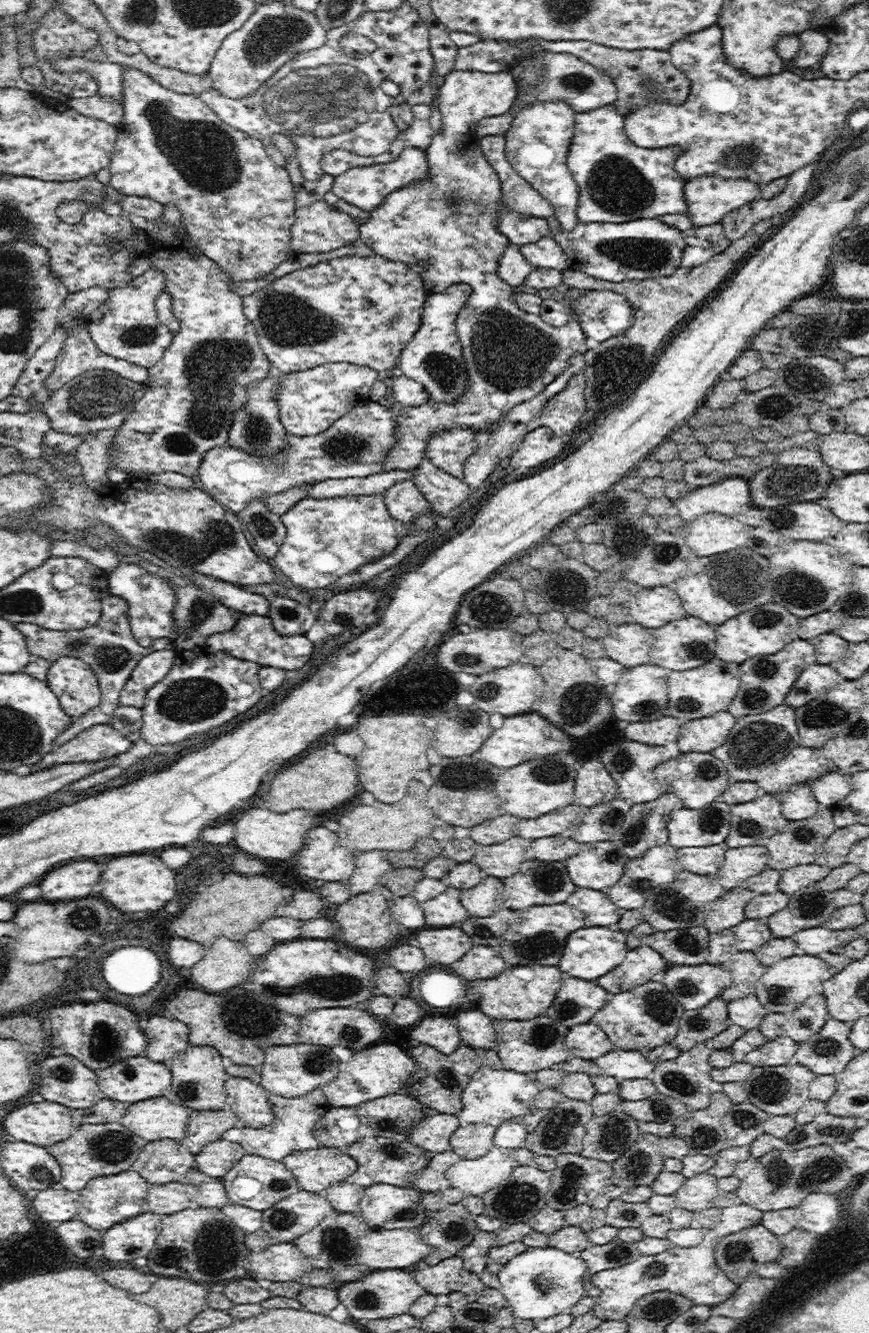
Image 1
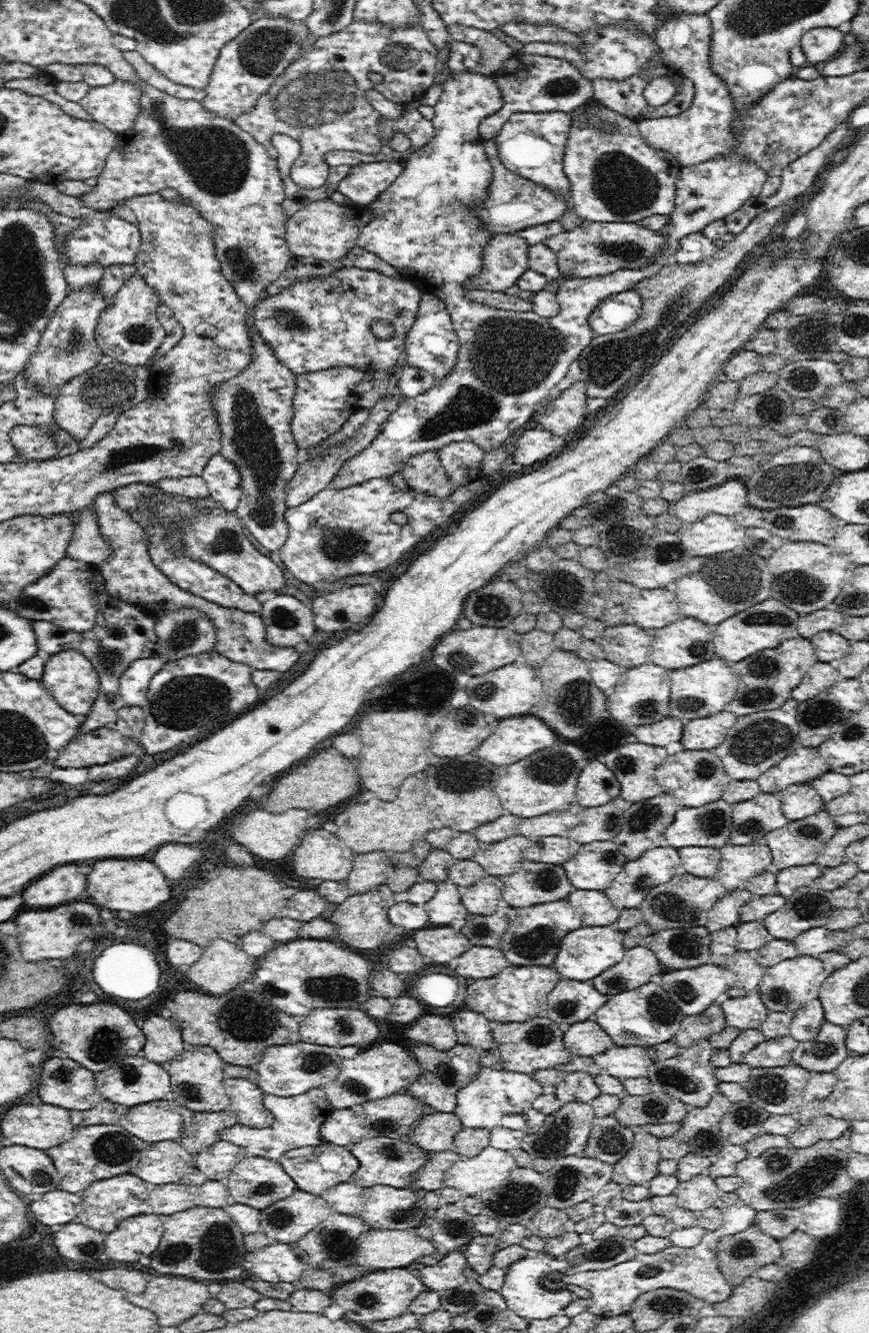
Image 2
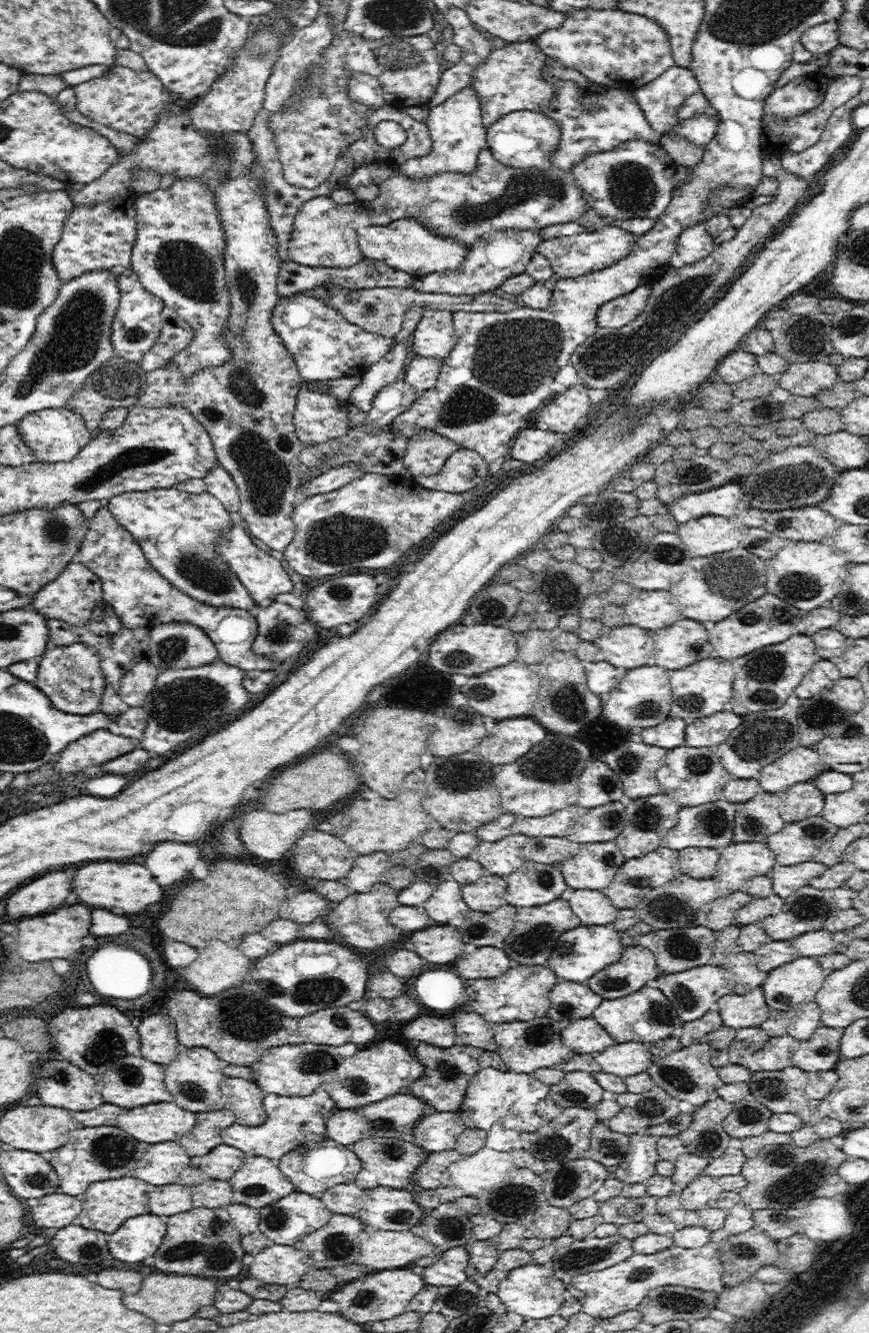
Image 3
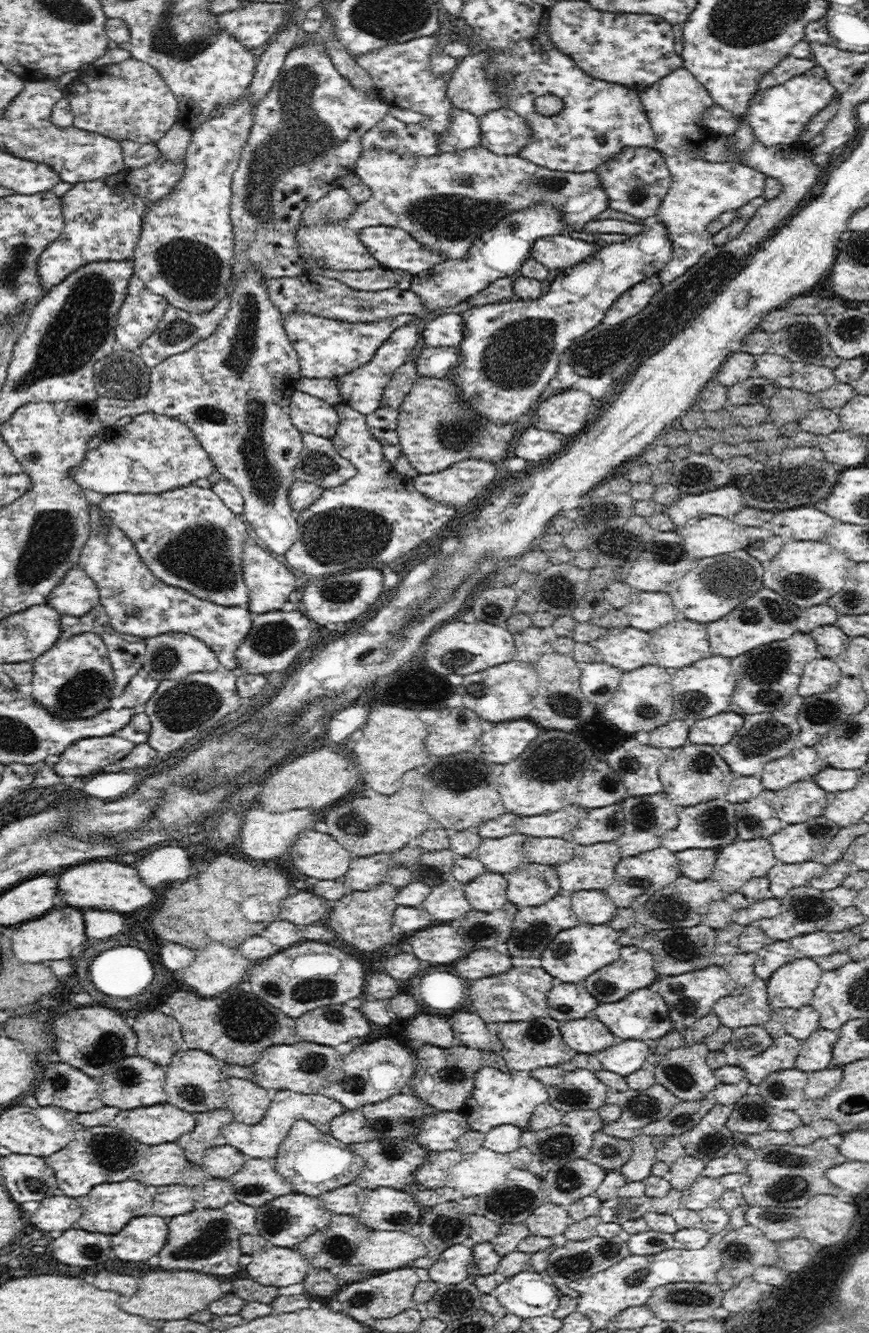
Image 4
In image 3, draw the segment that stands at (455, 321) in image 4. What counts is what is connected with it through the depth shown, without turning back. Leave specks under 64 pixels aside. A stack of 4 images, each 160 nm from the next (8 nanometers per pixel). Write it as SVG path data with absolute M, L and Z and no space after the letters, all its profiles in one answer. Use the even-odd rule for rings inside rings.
M423 308L422 319L413 332L416 355L445 360L458 343L453 313L448 310Z

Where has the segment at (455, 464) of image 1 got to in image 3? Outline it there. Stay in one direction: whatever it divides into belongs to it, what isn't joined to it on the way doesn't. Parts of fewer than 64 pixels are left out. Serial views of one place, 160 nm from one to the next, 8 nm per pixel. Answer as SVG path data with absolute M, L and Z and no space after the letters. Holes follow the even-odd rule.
M462 447L446 459L438 474L414 479L426 489L461 493L478 486L488 475L480 453Z

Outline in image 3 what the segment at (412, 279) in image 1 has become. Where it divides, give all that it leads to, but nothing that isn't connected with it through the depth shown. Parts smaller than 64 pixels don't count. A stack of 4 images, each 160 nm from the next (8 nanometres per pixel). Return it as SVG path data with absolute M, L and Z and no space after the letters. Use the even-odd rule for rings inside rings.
M308 293L281 297L271 314L271 323L283 340L286 350L294 357L300 376L306 381L326 381L347 376L362 376L368 368L384 358L398 342L406 342L422 319L423 308L413 306L406 312L396 336L375 335L348 322L325 300Z

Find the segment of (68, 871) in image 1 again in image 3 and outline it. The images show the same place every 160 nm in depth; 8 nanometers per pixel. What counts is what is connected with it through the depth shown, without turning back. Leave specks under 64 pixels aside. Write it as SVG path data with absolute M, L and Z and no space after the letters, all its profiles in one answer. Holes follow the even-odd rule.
M66 872L46 874L28 886L20 888L8 898L6 914L10 918L48 914L62 906L66 896L72 892L72 878Z

